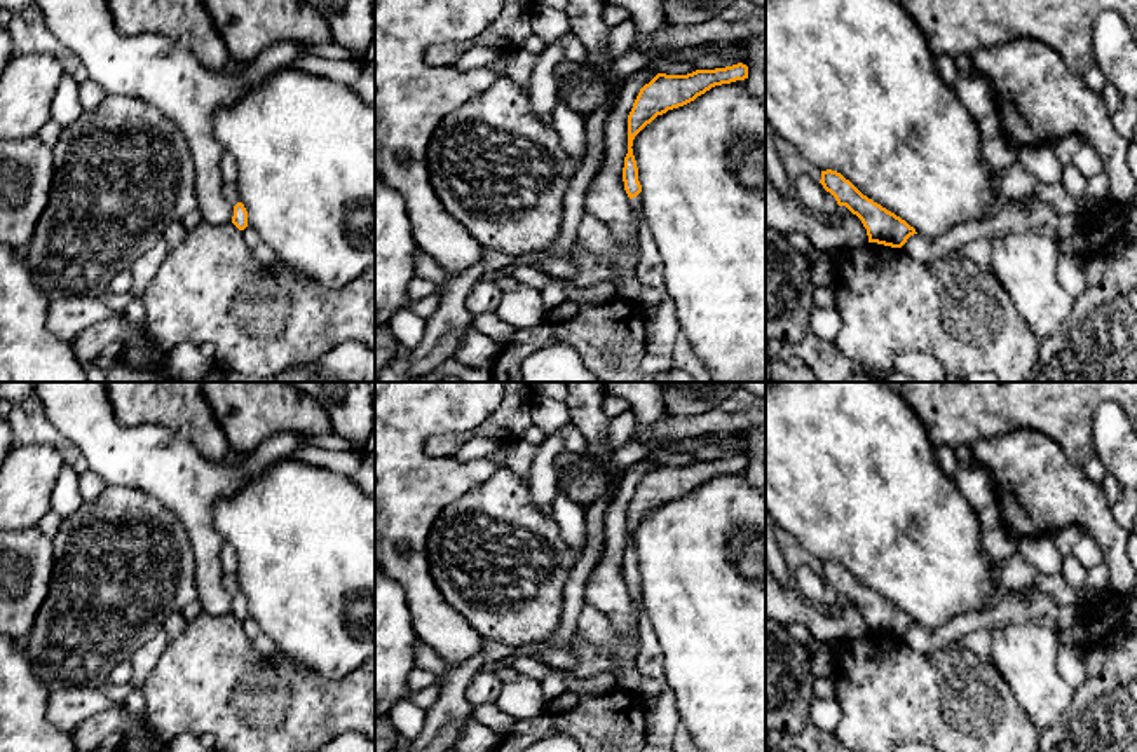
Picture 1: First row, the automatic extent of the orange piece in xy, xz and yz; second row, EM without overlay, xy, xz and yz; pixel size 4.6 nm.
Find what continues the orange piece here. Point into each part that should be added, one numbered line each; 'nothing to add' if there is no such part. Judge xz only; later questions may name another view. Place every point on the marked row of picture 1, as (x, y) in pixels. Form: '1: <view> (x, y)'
1: xz (637, 201)

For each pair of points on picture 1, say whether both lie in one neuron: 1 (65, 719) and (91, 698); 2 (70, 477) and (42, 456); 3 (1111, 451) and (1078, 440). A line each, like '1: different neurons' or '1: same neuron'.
1: same neuron
2: different neurons
3: different neurons

